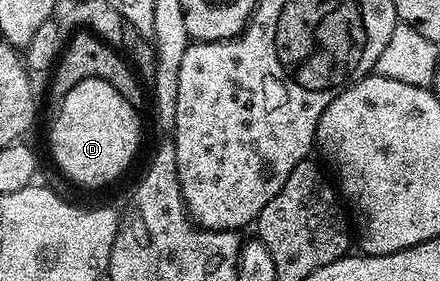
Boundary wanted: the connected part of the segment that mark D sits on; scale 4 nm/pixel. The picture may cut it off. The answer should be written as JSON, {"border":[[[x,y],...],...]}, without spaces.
{"border":[[[88,78],[80,86],[72,86],[59,104],[62,105],[50,128],[50,152],[55,166],[82,188],[102,188],[124,175],[142,140],[139,109],[129,104],[116,86],[100,78]]]}

